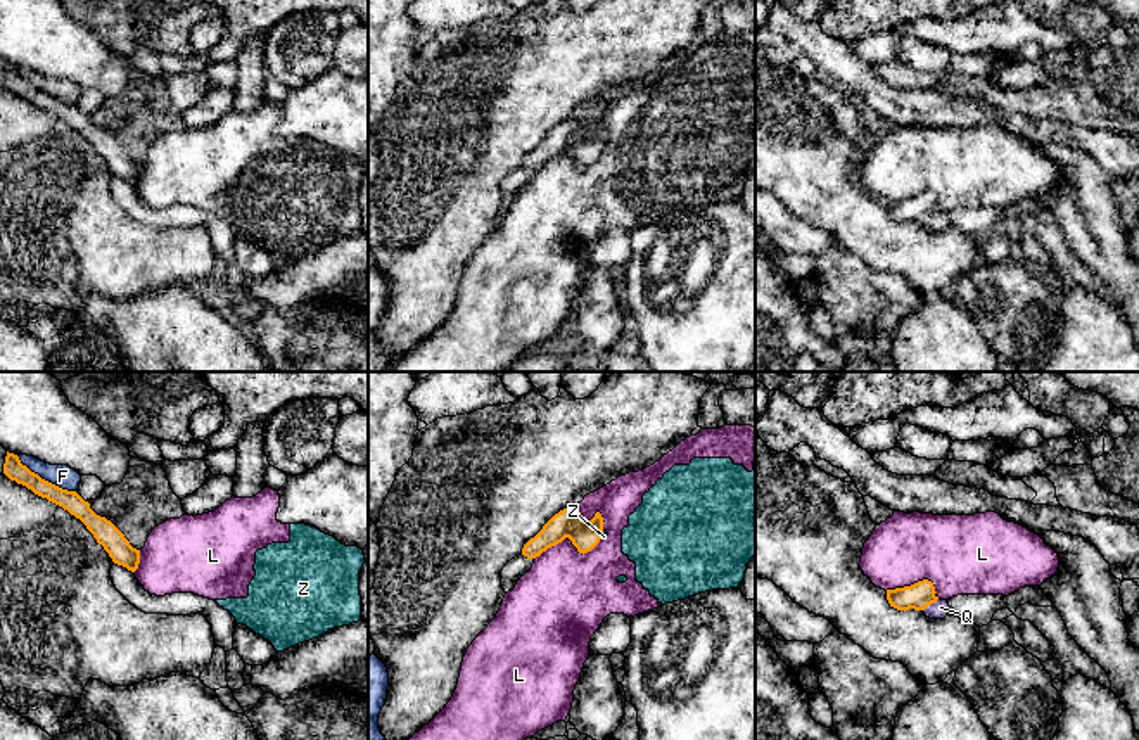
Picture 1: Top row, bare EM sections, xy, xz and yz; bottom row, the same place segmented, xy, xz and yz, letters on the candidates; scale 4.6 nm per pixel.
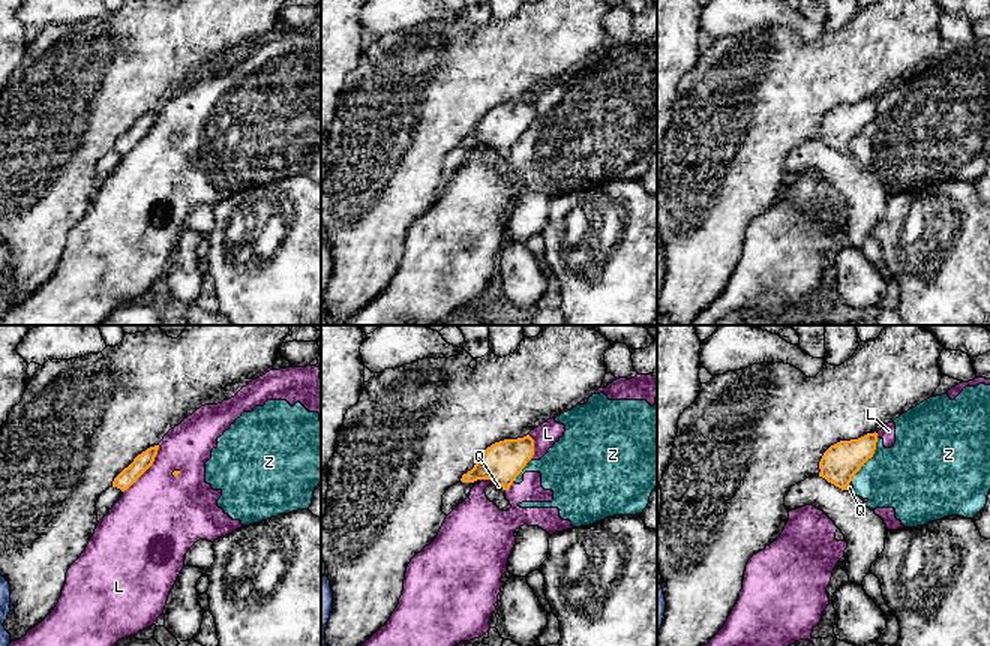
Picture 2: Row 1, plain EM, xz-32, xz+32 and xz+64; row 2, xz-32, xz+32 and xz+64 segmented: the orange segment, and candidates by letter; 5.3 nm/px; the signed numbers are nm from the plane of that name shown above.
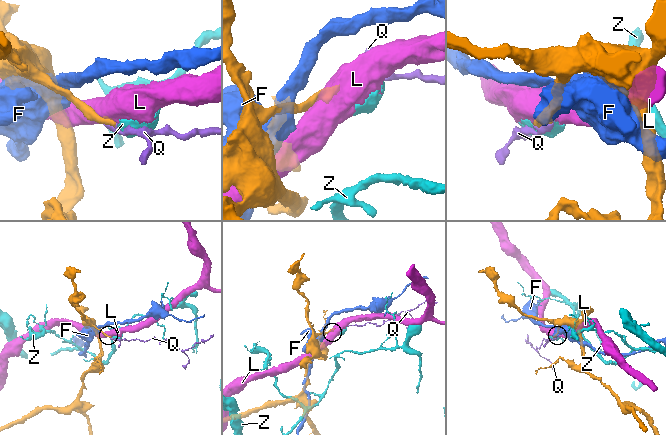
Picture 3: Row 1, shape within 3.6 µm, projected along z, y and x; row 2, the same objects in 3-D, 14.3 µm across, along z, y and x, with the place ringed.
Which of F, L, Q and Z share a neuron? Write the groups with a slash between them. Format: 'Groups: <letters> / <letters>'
Groups: F / L Z / Q

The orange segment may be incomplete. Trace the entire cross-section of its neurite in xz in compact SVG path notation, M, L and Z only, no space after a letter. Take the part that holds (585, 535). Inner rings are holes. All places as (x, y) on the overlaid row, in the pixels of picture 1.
M570 505L555 514L543 529L524 545L522 555L536 558L565 538L569 538L577 552L584 555L600 543L603 524L600 512L596 512L591 520L584 520L577 505Z

